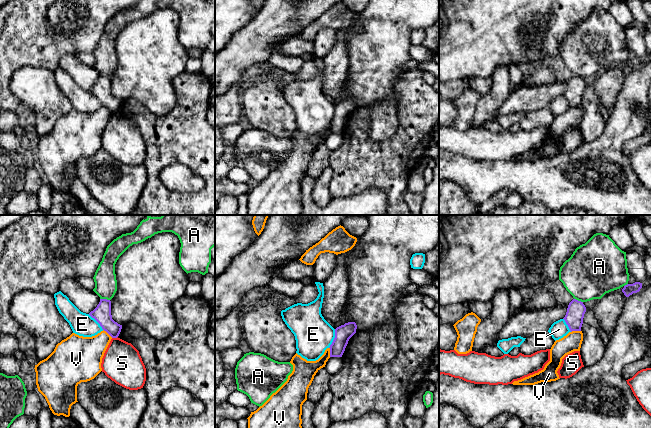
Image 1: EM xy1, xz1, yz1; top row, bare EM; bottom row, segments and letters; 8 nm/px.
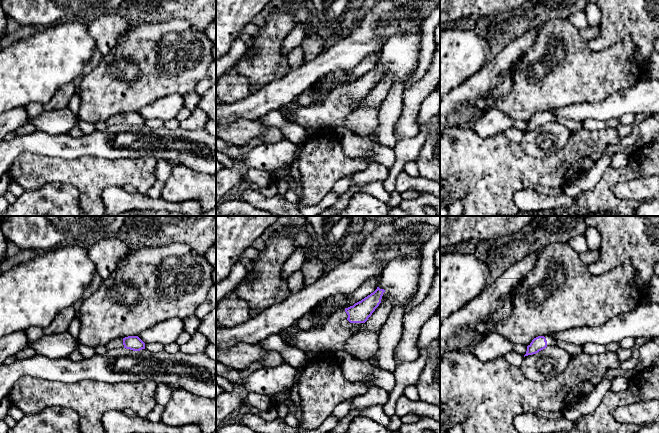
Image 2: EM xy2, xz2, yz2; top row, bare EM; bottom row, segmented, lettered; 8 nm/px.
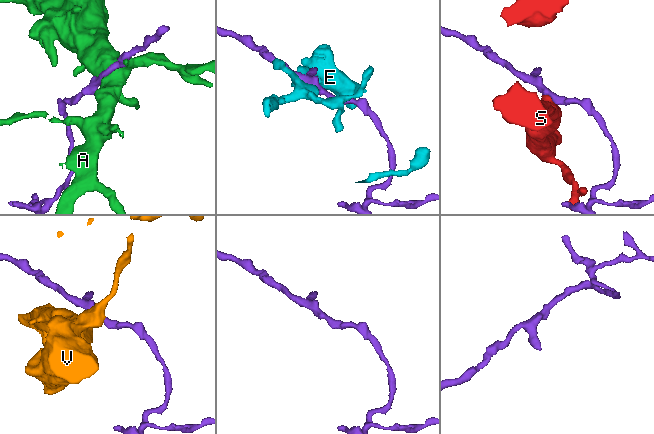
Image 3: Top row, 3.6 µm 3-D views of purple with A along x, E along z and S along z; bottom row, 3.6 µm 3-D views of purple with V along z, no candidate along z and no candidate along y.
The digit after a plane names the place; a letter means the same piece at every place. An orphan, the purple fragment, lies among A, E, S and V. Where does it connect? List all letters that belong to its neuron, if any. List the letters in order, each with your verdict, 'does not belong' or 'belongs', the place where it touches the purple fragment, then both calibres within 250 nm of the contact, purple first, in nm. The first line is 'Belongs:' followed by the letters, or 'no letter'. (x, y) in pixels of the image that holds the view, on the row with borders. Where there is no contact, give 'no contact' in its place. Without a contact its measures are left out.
Belongs: no letter
A: does not belong; contact xy1 (105, 299); calibres 140 and 180 nm
E: does not belong; contact xz1 (334, 338); calibres 140 and 300 nm
S: does not belong; contact xy1 (114, 337); calibres 140 and 320 nm
V: does not belong; contact yz1 (575, 330); calibres 150 and 150 nm

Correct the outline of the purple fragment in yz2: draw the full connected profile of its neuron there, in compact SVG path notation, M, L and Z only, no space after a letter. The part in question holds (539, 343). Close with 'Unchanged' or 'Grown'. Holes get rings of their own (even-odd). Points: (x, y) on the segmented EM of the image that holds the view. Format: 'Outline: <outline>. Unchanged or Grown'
Outline: M551 335L538 336L532 340L532 342L527 346L527 351L525 356L533 355L539 351L545 349L547 346L556 346L557 339L554 339Z. Grown

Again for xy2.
Outline: M128 336L125 338L117 338L110 341L106 346L108 350L116 348L126 348L133 351L145 349L145 343L138 336Z. Grown

